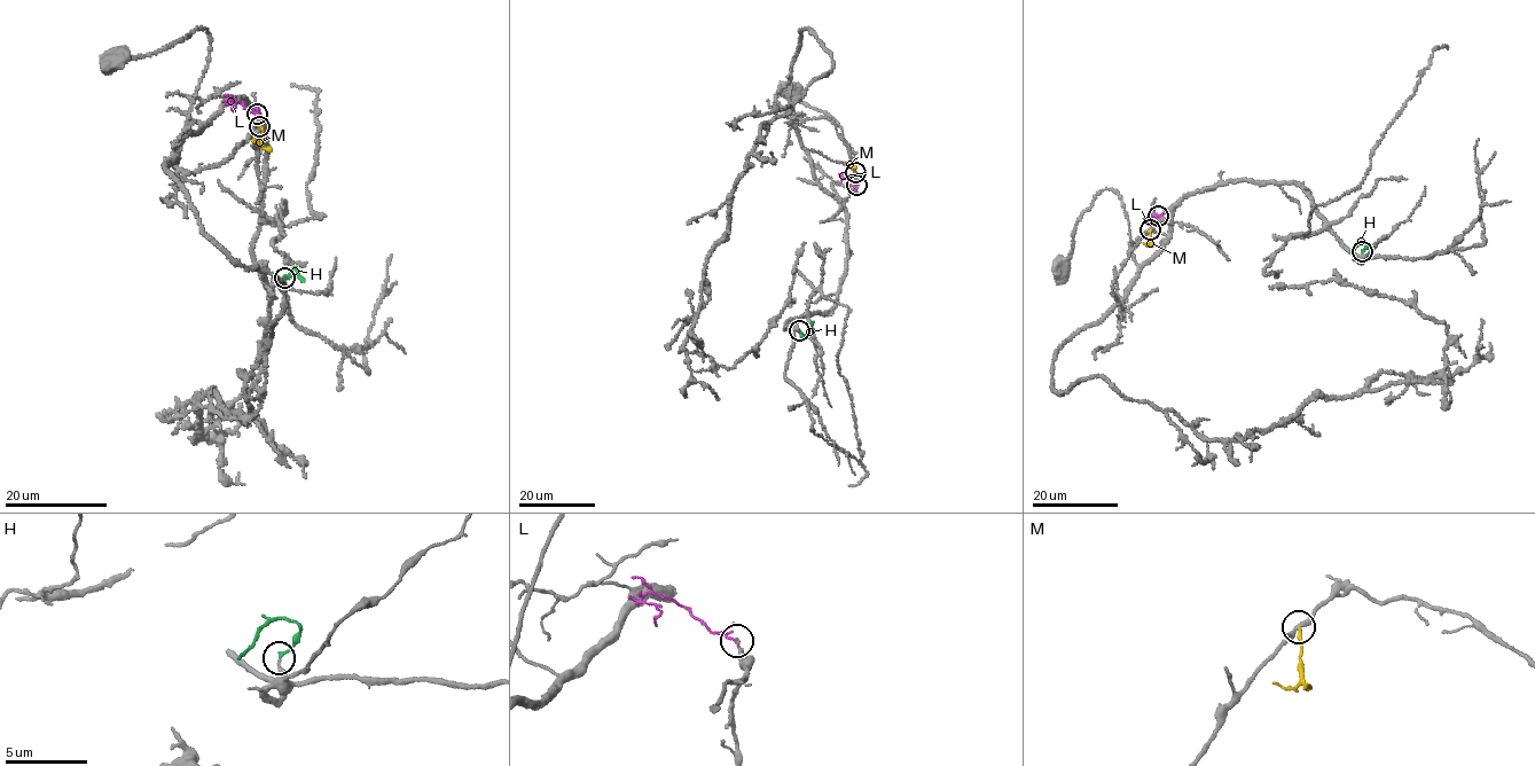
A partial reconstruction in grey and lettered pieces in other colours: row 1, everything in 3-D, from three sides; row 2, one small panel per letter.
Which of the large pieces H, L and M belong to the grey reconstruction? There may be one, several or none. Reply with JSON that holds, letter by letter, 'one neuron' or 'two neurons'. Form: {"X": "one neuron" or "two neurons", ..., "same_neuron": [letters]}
{"H": "one neuron", "L": "two neurons", "M": "two neurons", "same_neuron": ["H"]}

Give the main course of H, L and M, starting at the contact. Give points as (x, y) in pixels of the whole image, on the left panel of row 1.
H: (284, 279), (292, 271), (304, 282)
L: (257, 114), (230, 100), (233, 110)
M: (260, 126), (261, 143), (255, 140), (256, 138)

